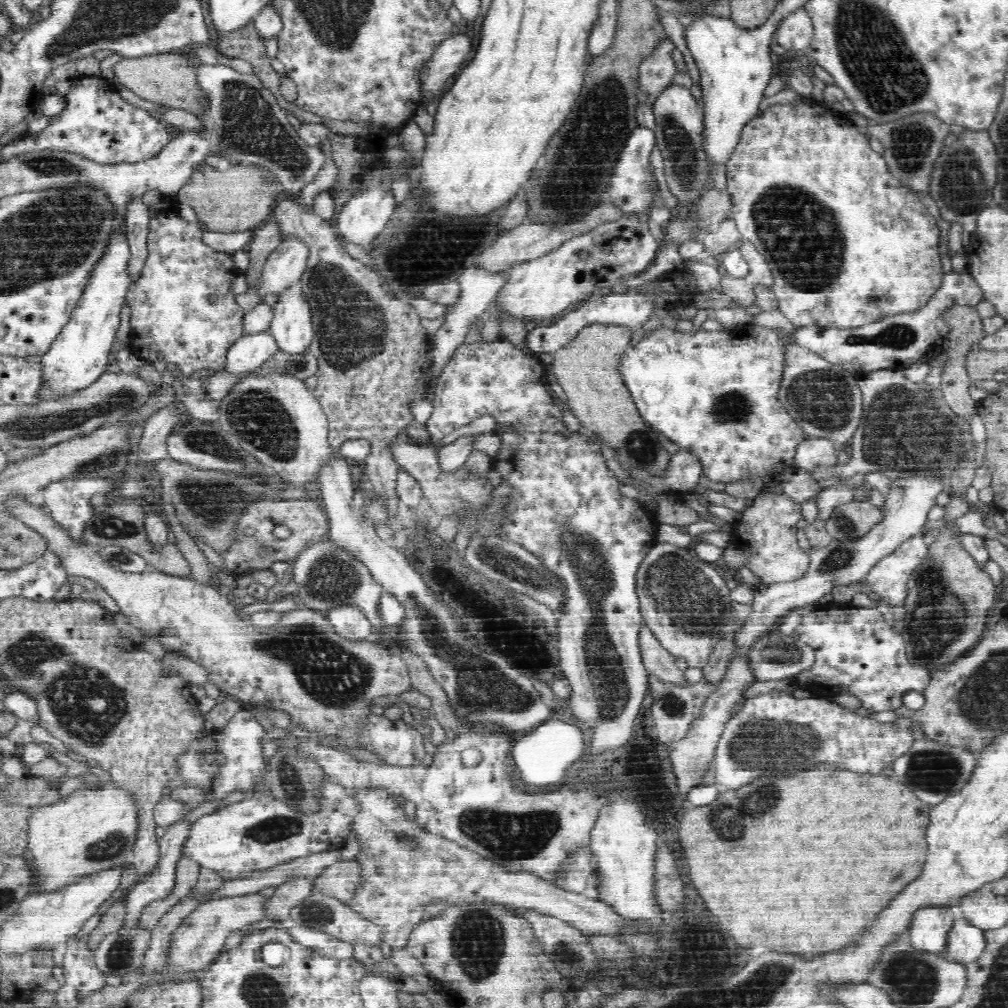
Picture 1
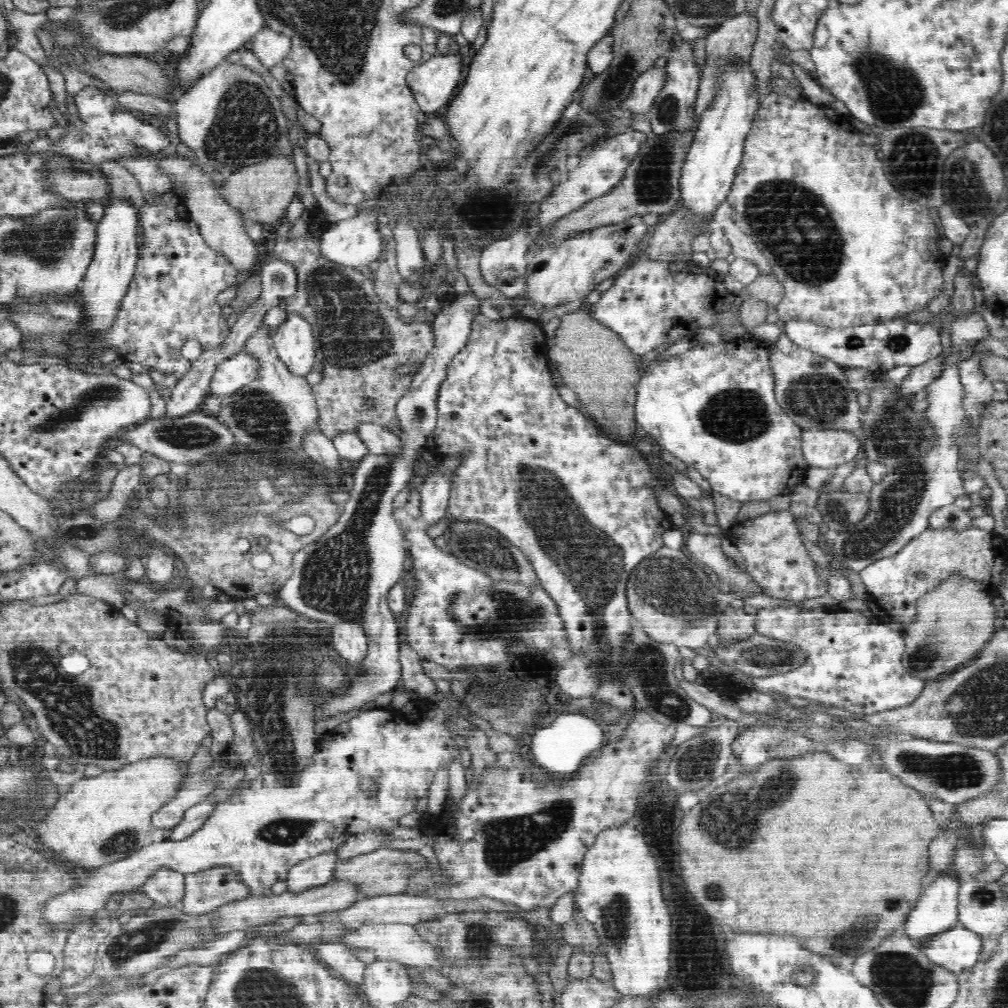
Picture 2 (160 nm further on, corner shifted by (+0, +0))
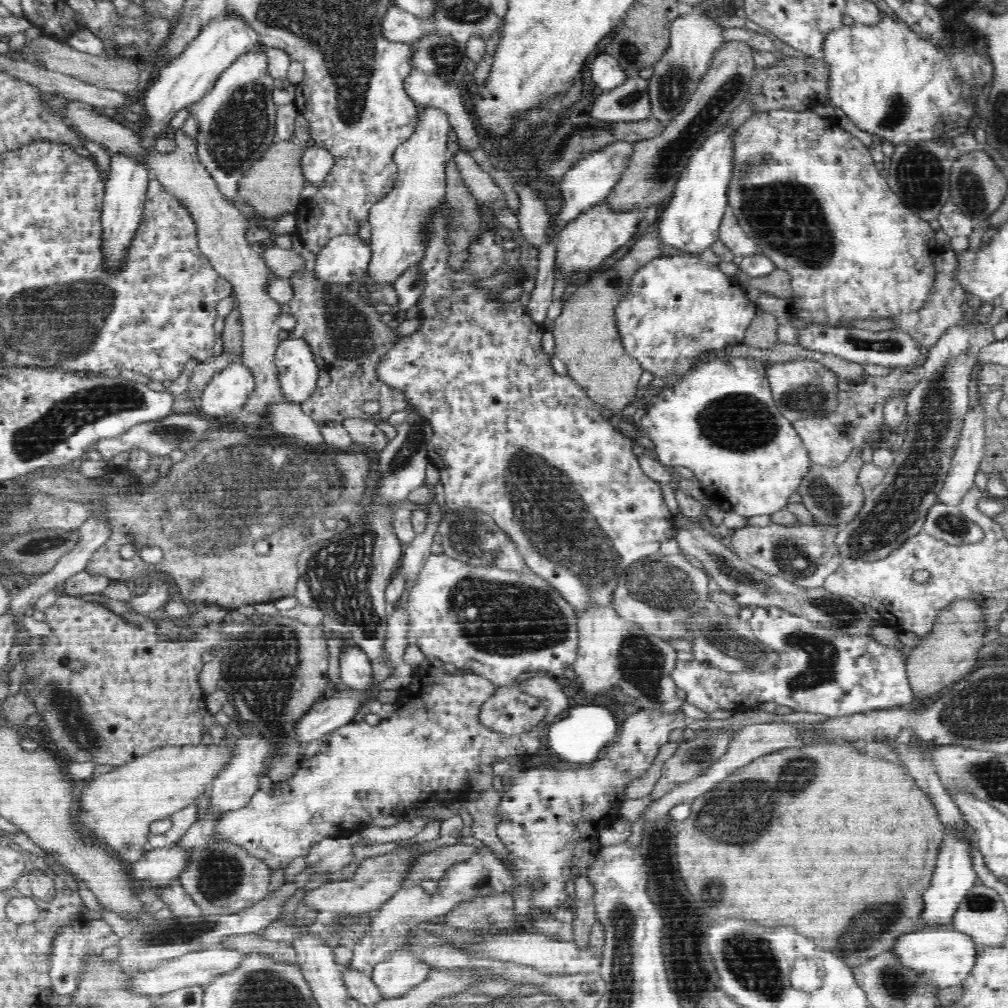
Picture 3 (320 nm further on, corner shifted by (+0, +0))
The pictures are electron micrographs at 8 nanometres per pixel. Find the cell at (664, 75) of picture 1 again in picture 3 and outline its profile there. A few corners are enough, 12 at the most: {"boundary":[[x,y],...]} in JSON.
{"boundary":[[627,78],[598,95],[596,121],[635,122],[651,115],[648,81]]}

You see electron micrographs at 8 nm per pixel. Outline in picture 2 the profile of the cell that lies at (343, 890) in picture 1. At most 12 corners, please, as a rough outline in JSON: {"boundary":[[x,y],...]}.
{"boundary":[[387,847],[340,859],[334,881],[362,898],[402,894],[406,862],[422,854]]}

